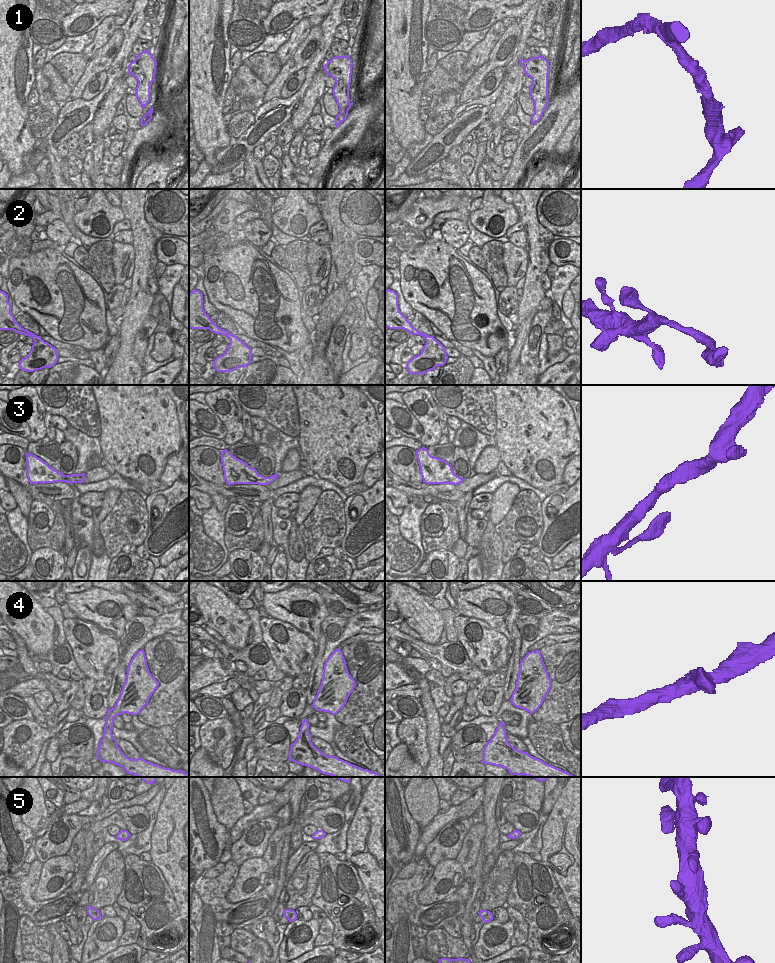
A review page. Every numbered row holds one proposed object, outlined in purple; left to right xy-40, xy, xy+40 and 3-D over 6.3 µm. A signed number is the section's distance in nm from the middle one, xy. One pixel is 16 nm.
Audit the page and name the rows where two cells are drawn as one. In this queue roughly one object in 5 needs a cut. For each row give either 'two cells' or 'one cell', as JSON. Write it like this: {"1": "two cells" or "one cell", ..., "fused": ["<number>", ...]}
{"1": "one cell", "2": "one cell", "3": "one cell", "4": "one cell", "5": "one cell", "fused": []}

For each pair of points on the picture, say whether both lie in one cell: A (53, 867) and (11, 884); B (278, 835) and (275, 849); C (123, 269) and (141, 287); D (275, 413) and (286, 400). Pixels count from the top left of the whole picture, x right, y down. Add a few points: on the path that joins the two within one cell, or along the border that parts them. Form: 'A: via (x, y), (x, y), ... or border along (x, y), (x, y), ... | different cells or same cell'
A: border along (43, 864), (38, 884), (32, 894) | different cells
B: via (277, 838), (275, 846) | same cell
C: border along (135, 253), (134, 270), (131, 276) | different cells
D: via (278, 410), (283, 403) | same cell

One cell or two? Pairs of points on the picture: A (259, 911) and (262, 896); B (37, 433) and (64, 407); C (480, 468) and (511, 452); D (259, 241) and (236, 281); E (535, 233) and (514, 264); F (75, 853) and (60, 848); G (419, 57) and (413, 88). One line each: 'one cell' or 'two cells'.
A: one cell
B: two cells
C: two cells
D: two cells
E: two cells
F: two cells
G: one cell

